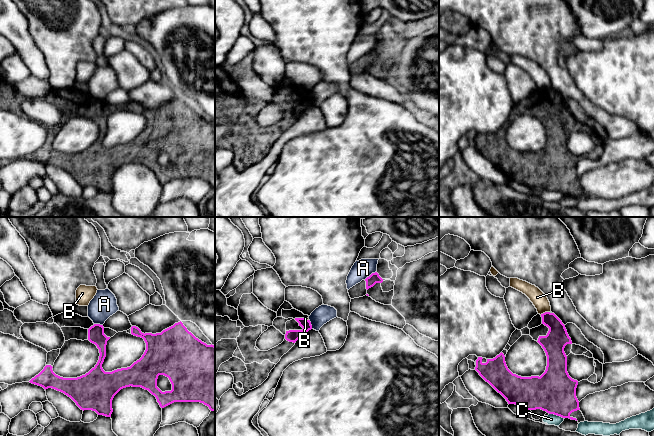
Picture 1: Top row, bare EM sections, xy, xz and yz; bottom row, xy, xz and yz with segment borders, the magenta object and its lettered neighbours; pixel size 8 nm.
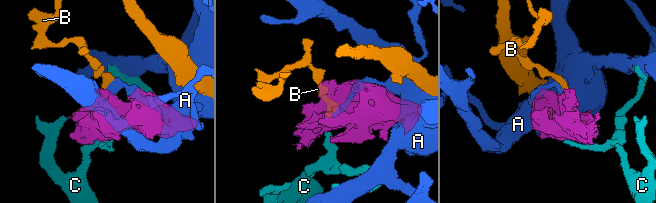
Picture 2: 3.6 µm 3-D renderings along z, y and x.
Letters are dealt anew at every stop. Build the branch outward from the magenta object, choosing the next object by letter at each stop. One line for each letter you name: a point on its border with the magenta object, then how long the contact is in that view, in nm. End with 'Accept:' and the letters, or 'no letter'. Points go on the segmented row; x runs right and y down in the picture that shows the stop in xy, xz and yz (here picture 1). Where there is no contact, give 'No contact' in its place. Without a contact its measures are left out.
Accept: no letter

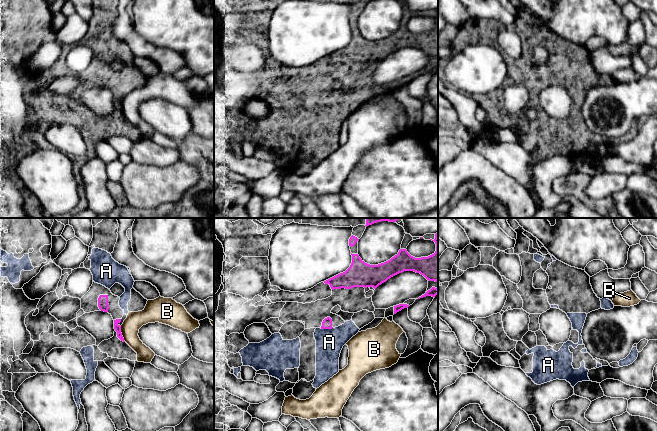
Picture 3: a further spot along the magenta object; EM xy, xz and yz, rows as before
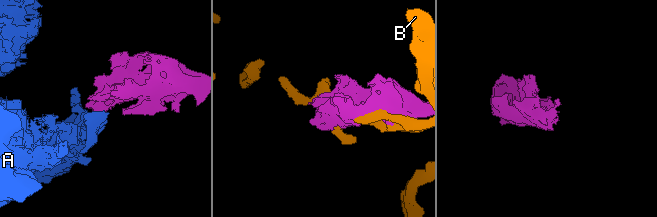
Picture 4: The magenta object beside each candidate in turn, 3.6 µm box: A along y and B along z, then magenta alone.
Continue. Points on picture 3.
A: Touches magenta at xz (326, 328). Shared border 100 nm
Accept: A

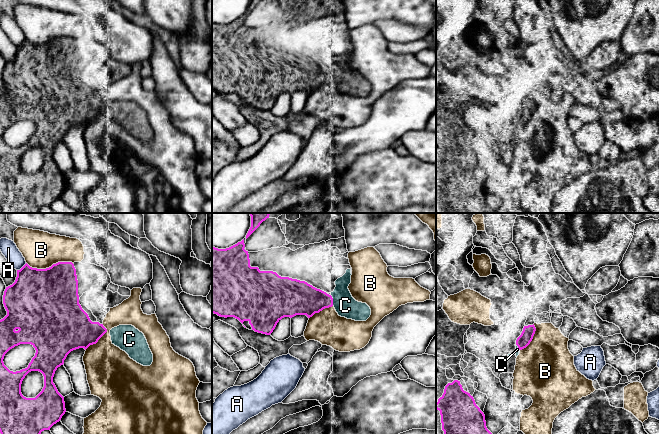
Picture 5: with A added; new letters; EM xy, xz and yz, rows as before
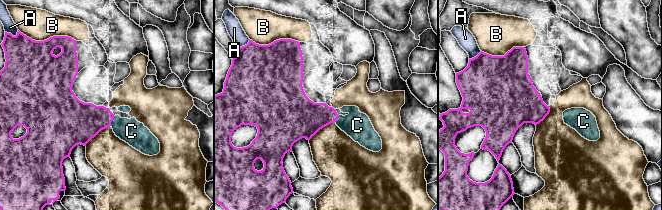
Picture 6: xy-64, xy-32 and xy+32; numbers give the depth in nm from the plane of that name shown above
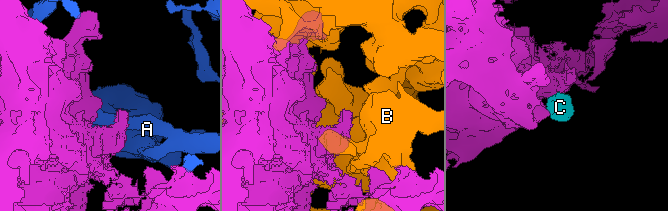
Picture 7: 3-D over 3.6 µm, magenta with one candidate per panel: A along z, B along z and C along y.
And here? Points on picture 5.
C: Touches magenta at xz (332, 300). Shared border 90 nm
Accept: C

